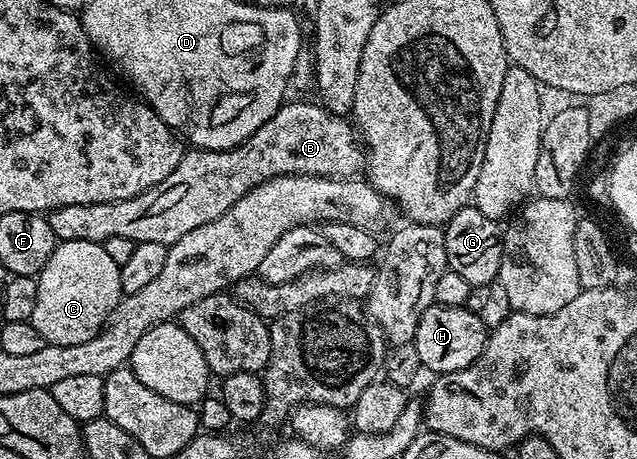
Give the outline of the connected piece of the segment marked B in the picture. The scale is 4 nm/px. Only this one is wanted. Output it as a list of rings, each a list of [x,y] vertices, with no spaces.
[[[285,102],[250,136],[246,142],[239,143],[237,147],[231,147],[228,151],[202,151],[199,149],[185,150],[182,161],[178,161],[178,169],[166,177],[166,181],[158,181],[148,191],[138,193],[129,199],[122,201],[106,201],[94,205],[66,205],[47,212],[46,218],[50,229],[54,229],[57,240],[66,241],[90,241],[102,243],[110,237],[130,237],[135,243],[146,241],[158,241],[171,245],[190,229],[198,229],[198,225],[206,225],[206,221],[214,221],[234,205],[250,189],[270,181],[274,177],[283,175],[328,175],[332,179],[346,179],[357,174],[362,167],[362,143],[357,132],[350,129],[350,123],[343,115],[330,113],[319,102],[291,103]]]

